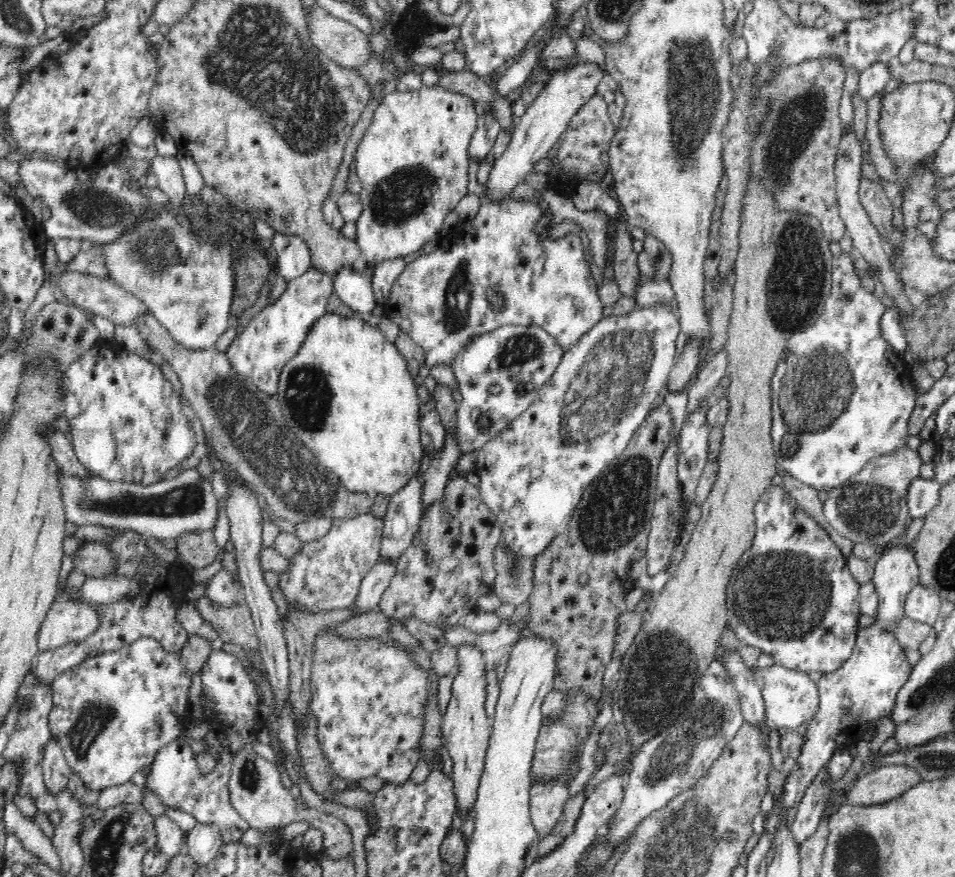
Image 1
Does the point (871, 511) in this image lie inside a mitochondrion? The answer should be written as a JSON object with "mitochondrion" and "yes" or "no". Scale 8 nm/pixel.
{"mitochondrion":"yes"}

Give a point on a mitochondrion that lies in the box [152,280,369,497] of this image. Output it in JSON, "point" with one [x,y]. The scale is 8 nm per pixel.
{"point":[308,395]}

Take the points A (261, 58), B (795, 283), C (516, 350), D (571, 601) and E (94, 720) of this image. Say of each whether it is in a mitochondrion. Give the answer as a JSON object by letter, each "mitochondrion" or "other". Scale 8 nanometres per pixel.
{"A":"mitochondrion","B":"mitochondrion","C":"mitochondrion","D":"other","E":"mitochondrion"}

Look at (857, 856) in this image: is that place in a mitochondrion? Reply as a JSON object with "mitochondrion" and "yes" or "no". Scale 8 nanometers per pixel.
{"mitochondrion":"yes"}

